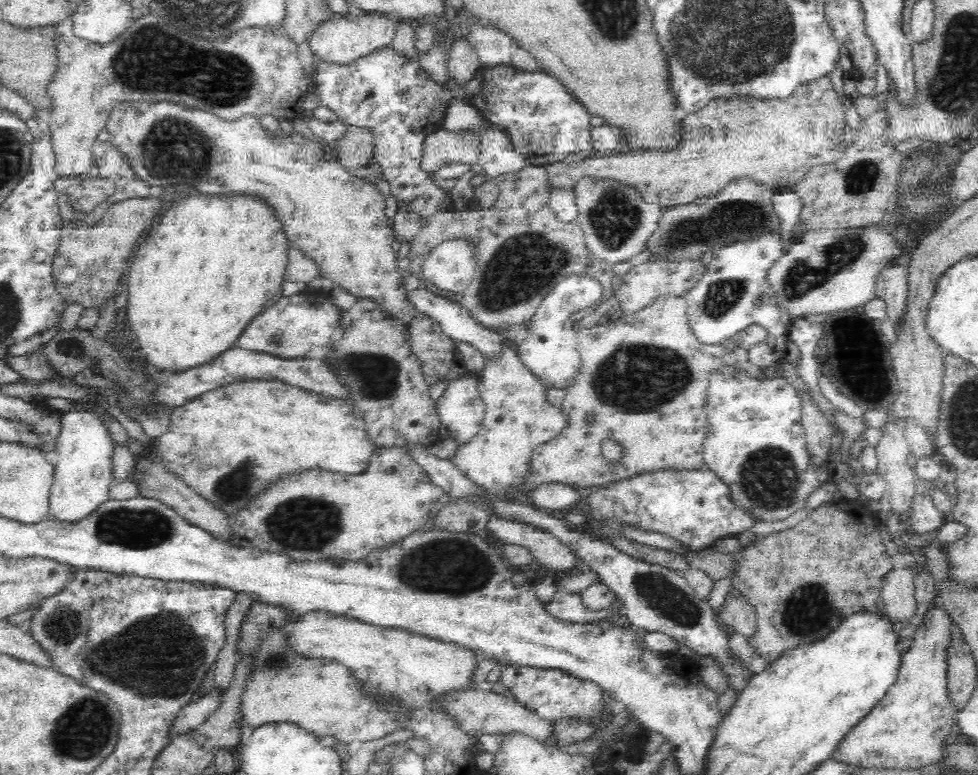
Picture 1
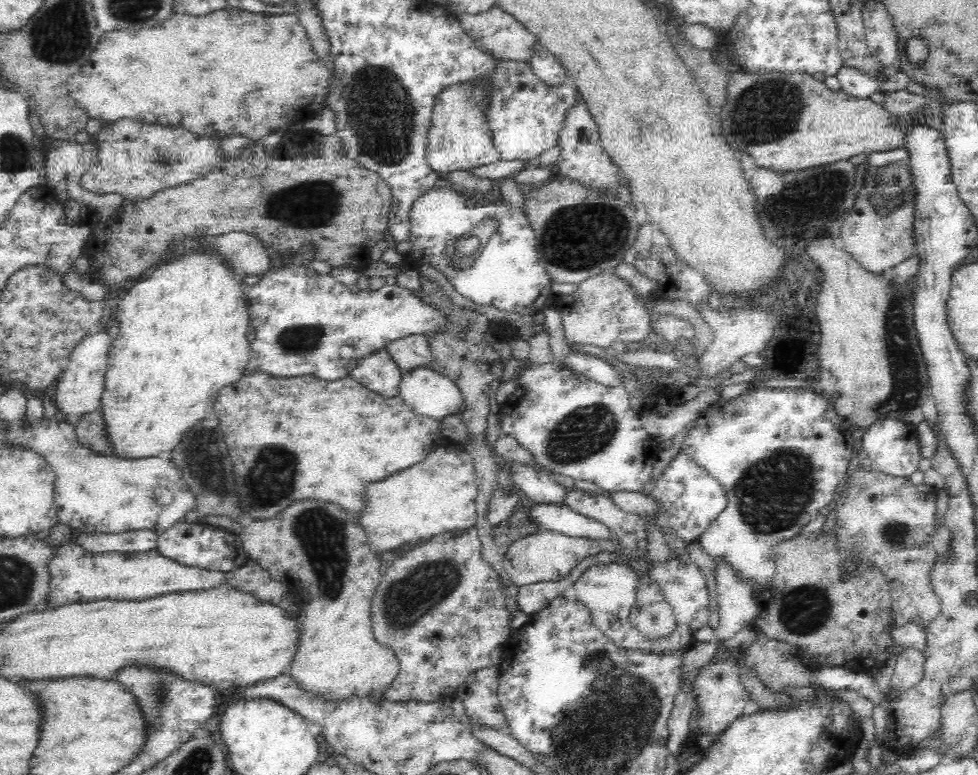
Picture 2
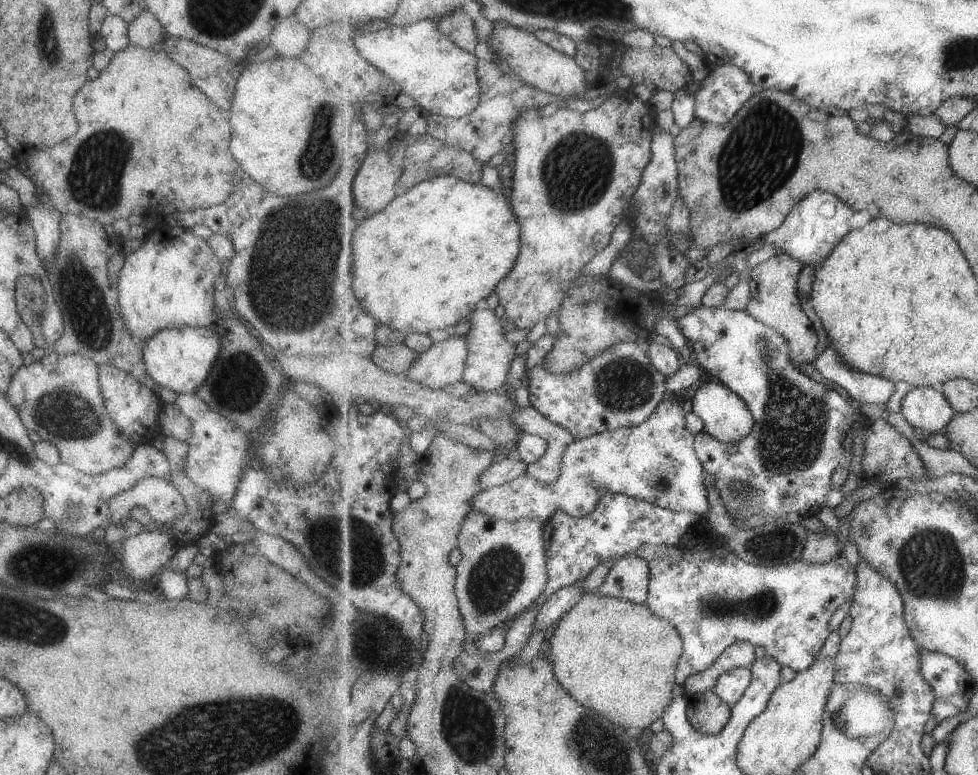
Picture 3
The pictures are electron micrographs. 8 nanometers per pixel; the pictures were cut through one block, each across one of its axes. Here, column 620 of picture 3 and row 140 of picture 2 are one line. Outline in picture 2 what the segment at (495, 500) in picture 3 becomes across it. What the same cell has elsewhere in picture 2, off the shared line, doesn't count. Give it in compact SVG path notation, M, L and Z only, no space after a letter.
M456 84L442 90L432 108L428 130L427 161L441 175L452 171L468 171L489 165L499 159L500 153L493 143L493 135L483 120L487 92L479 84Z

